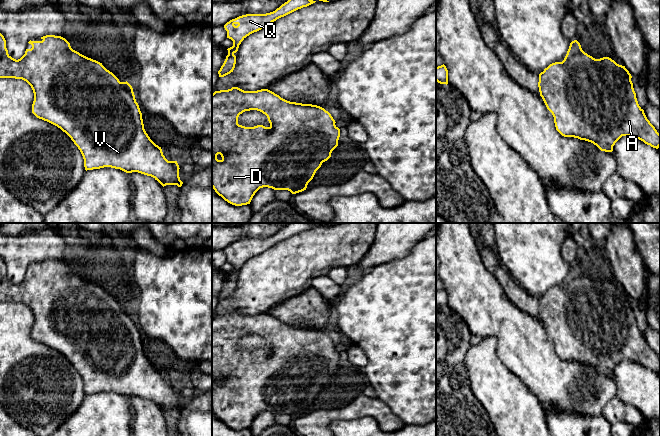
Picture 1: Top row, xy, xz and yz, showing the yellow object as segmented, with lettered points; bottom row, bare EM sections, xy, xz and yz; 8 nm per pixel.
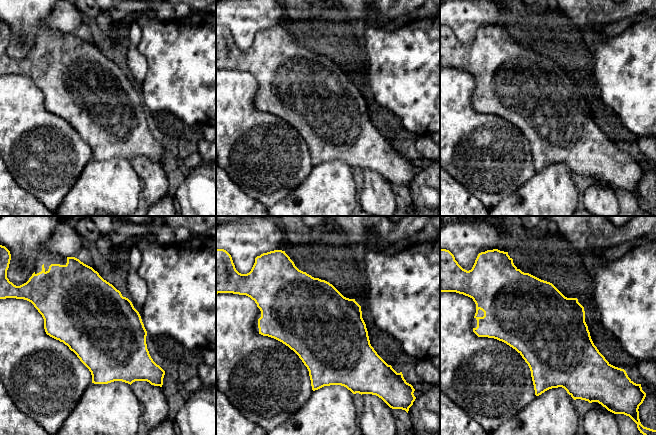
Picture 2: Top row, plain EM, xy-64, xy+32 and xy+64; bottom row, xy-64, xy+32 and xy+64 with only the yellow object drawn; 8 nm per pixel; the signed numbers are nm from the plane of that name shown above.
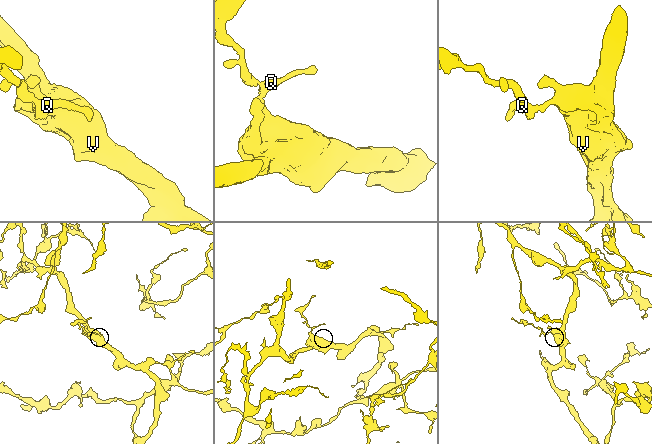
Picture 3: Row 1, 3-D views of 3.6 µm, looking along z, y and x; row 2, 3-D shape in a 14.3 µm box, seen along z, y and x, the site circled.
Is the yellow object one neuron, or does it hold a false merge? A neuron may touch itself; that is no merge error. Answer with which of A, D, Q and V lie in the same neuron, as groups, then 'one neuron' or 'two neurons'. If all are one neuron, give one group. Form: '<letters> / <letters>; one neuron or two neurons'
A D Q V; one neuron

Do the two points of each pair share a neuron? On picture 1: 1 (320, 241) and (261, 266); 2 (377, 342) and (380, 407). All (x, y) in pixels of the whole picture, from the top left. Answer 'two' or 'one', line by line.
1: one
2: two

